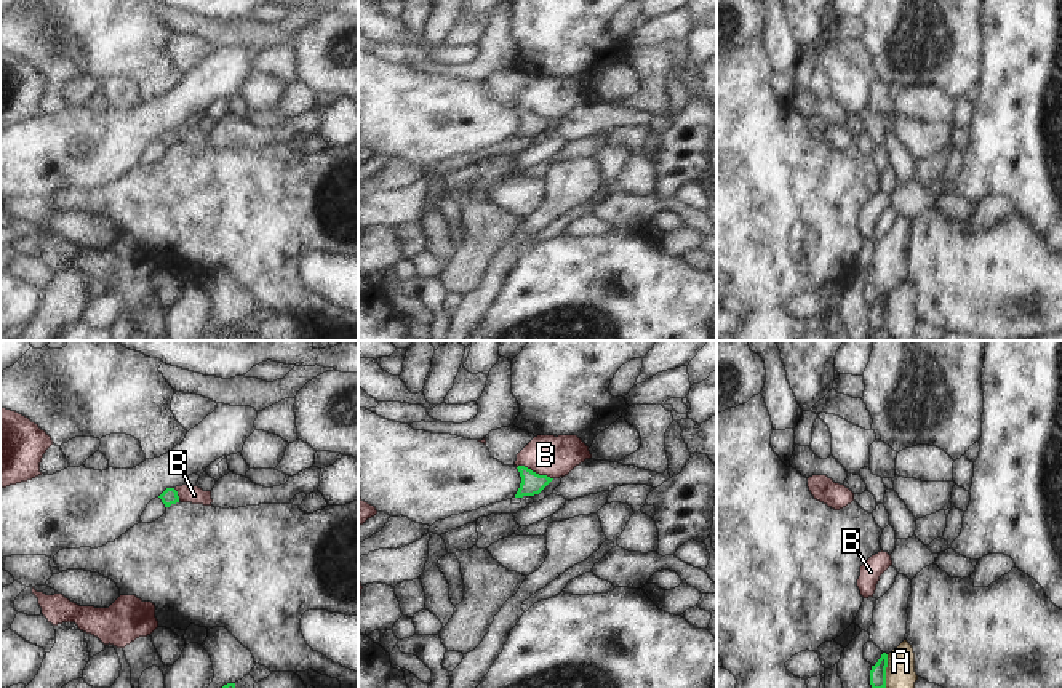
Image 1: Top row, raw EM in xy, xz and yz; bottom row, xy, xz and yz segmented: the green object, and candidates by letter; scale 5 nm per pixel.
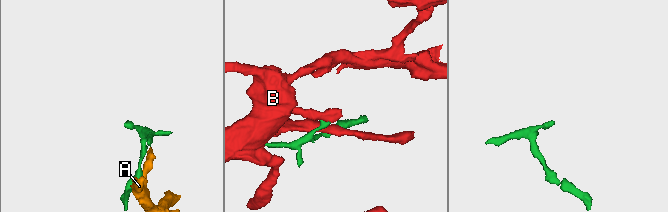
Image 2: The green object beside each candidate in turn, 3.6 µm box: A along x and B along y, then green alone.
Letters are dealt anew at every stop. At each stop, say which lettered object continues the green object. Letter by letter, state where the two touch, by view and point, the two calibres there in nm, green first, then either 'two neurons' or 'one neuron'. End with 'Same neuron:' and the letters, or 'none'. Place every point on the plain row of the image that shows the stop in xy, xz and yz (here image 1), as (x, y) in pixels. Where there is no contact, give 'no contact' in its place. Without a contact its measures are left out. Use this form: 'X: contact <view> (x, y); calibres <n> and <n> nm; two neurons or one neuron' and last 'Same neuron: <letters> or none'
A: contact yz (885, 312); calibres 80 and 150 nm; two neurons
B: contact xz (534, 114); calibres 110 and 200 nm; two neurons
Same neuron: none

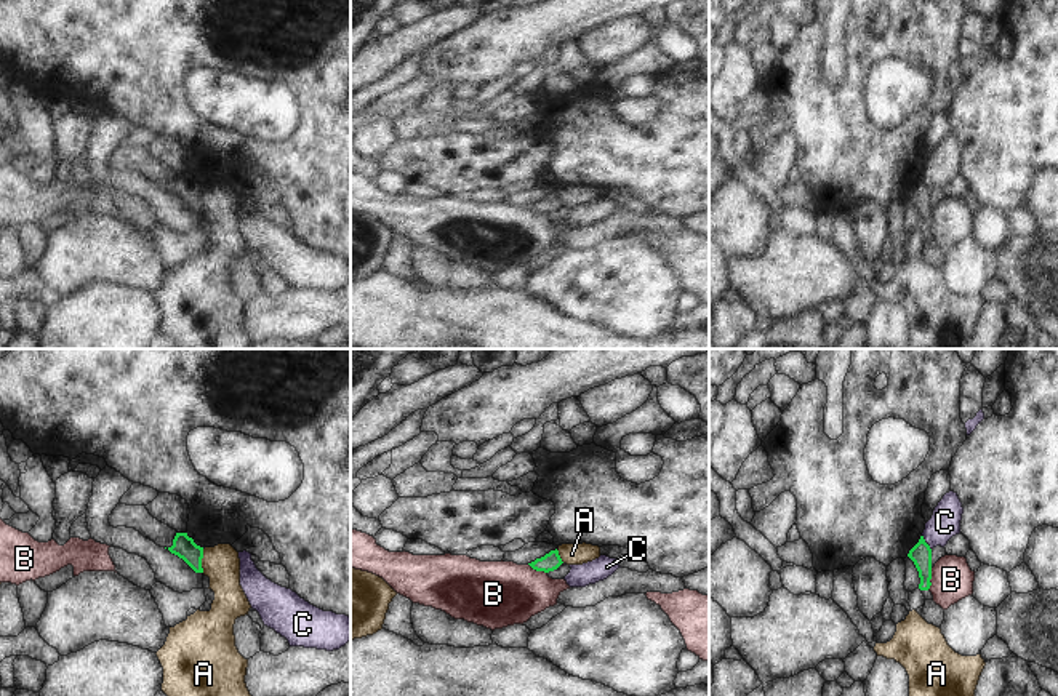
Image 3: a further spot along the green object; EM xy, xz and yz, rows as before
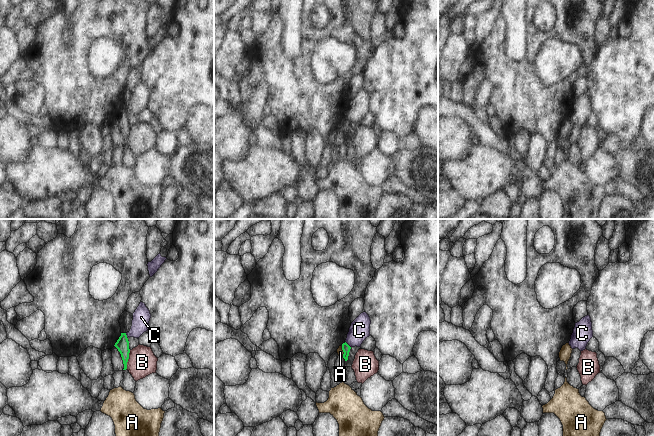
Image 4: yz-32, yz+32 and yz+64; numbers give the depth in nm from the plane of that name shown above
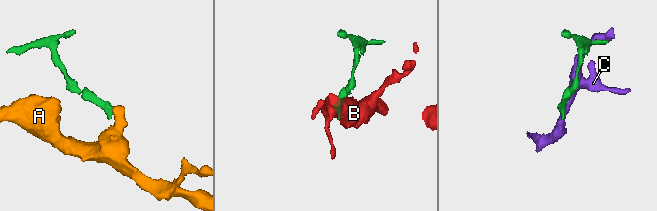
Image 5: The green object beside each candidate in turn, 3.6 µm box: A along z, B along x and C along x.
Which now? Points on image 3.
A: contact xy (200, 202); calibres 110 and 190 nm; two neurons
B: contact yz (930, 220); calibres 110 and 200 nm; two neurons
C: contact yz (925, 184); calibres 110 and 150 nm; two neurons
Same neuron: none

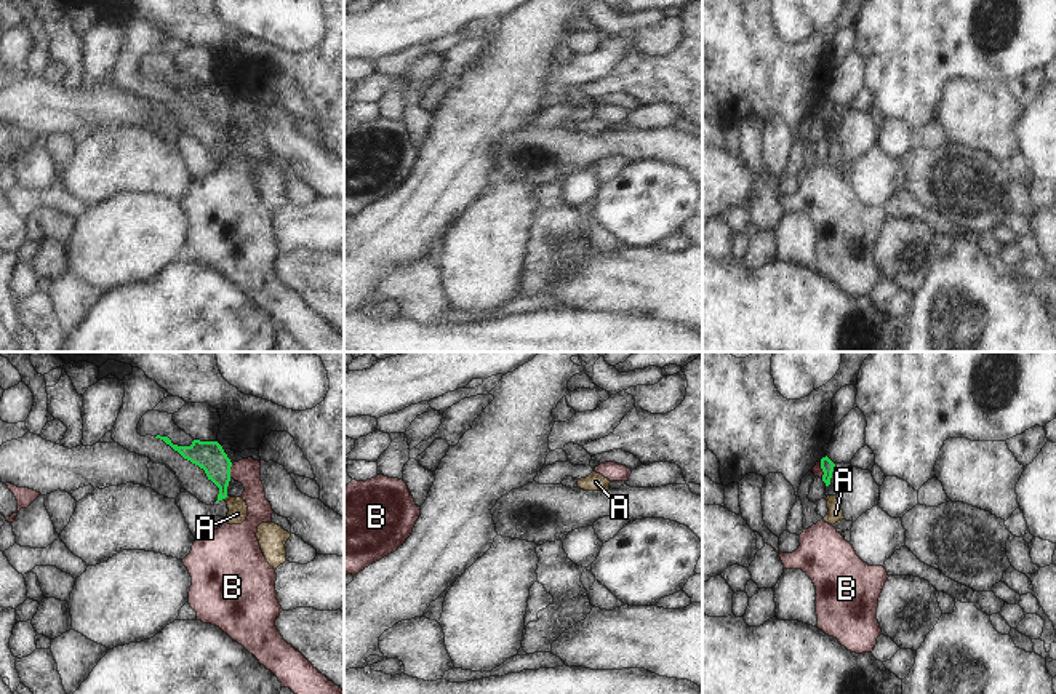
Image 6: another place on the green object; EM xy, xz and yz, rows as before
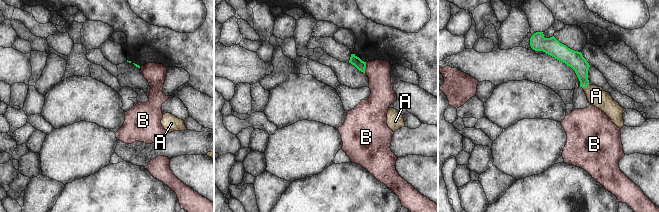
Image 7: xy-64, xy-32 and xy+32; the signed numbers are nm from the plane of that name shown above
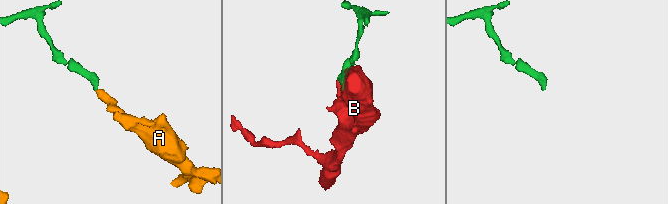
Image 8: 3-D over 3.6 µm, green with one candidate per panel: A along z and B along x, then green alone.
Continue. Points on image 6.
A: no contact; one neuron
B: contact xy (229, 112); calibres 150 and 130 nm; two neurons
Same neuron: A

